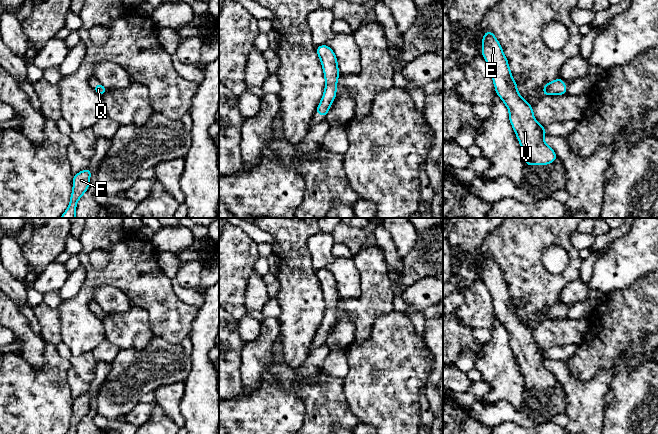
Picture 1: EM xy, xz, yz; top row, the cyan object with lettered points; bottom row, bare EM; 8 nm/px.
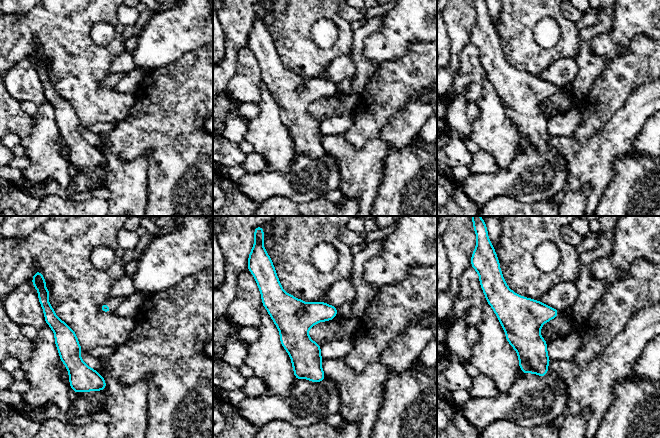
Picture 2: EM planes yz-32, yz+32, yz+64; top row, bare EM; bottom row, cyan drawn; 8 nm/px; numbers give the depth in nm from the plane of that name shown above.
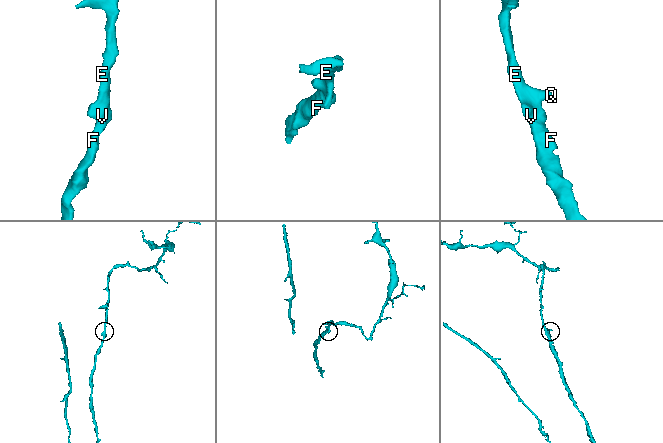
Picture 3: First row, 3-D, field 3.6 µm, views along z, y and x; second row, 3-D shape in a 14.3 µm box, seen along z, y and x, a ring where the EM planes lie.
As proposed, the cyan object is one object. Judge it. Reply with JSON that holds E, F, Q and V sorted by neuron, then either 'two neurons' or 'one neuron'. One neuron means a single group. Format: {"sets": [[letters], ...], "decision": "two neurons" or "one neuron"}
{"sets": [["E", "F", "Q", "V"]], "decision": "one neuron"}

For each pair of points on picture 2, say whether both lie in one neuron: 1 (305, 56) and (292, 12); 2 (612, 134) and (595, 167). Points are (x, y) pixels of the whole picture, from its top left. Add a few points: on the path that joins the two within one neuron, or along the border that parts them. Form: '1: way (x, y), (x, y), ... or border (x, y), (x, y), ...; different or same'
1: way (294, 45), (292, 40), (292, 23); same
2: way (609, 142), (595, 159); same

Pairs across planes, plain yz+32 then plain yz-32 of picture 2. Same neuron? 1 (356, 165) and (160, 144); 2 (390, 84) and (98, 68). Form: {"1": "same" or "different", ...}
{"1": "different", "2": "different"}

